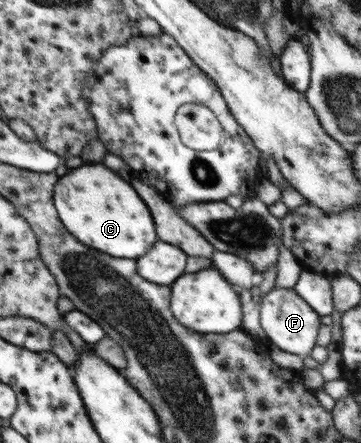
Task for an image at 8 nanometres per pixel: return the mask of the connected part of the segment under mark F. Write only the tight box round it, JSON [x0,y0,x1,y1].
[259,288,321,356]

